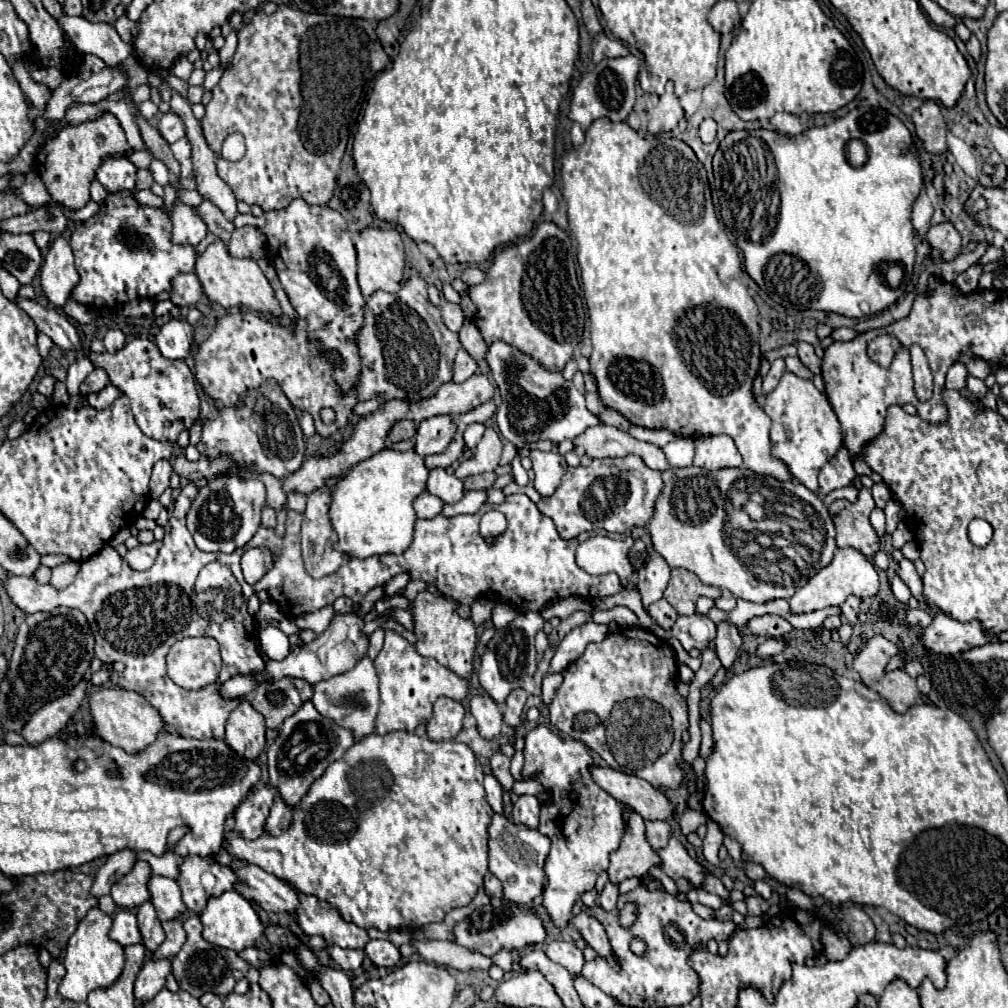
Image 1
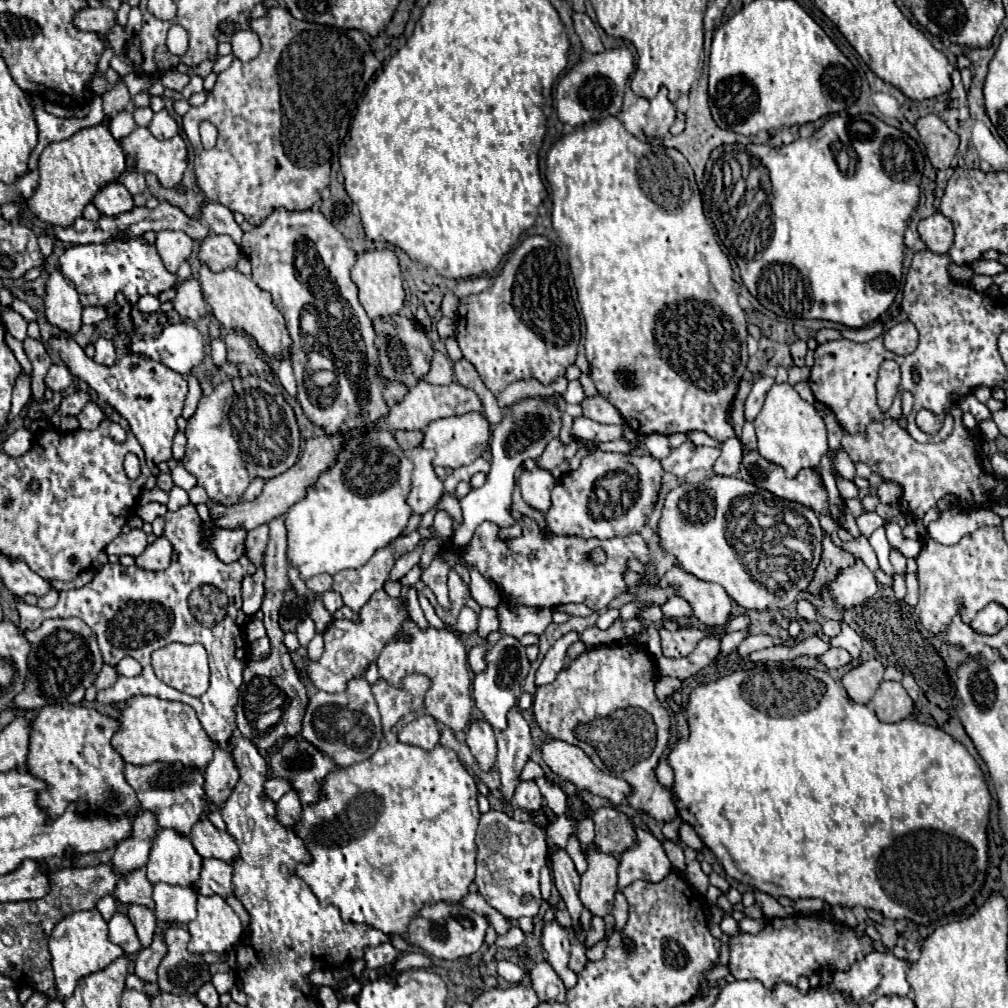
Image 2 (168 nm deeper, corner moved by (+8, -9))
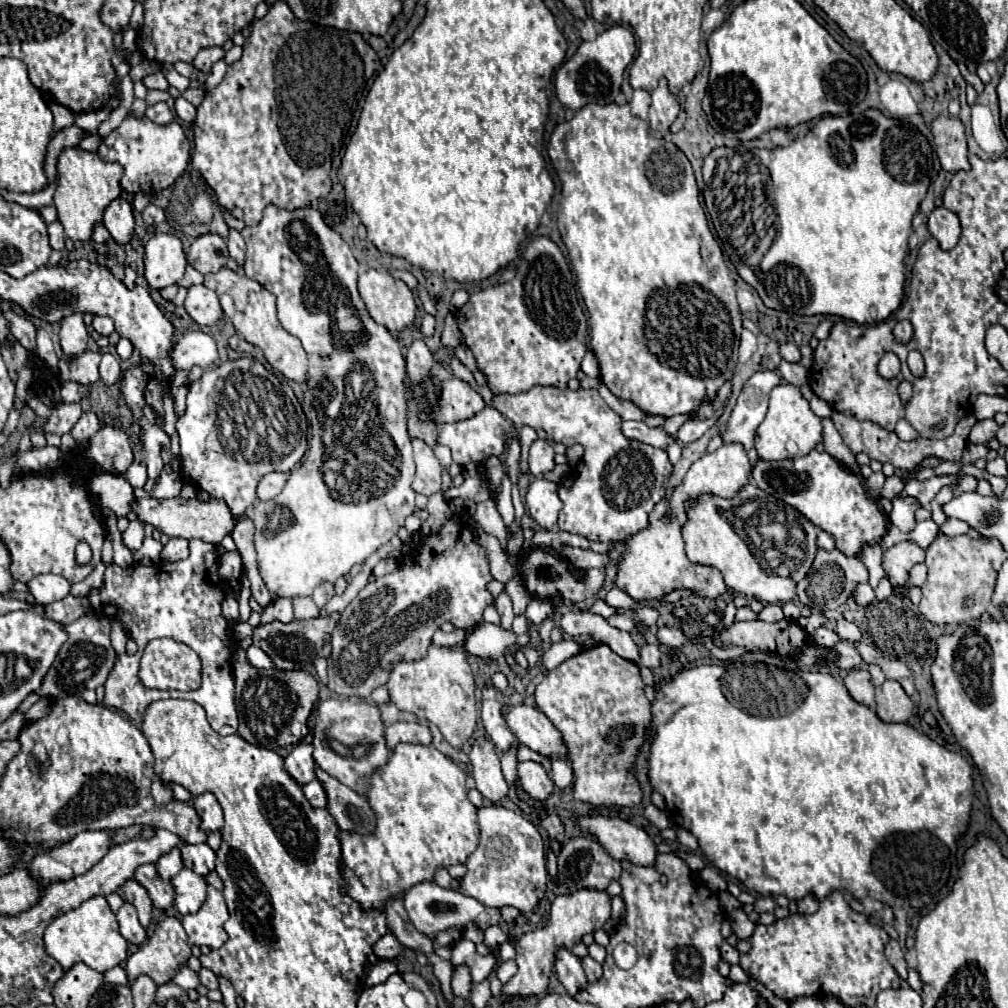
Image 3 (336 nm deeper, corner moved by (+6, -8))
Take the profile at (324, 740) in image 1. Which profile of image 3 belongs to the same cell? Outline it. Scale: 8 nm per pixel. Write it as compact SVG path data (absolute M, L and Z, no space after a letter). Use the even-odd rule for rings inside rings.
M318 767L316 779L322 783L326 791L328 797L326 809L330 811L340 829L354 829L360 833L370 833L374 829L374 817L364 797L360 797L356 791L342 785L338 779L334 779L332 775L324 773Z

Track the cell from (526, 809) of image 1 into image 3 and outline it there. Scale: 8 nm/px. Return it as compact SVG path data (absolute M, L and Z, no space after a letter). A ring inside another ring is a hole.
M524 761L518 763L518 777L520 785L534 797L534 799L548 799L548 795L554 791L554 785L548 777L548 773L542 769L540 763L534 761Z

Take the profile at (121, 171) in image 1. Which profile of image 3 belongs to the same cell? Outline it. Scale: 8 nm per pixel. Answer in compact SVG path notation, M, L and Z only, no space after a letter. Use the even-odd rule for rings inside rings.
M124 197L114 199L114 203L110 203L110 207L106 207L106 211L104 211L104 225L116 243L120 243L120 245L128 243L132 239L132 231L134 231L132 205Z

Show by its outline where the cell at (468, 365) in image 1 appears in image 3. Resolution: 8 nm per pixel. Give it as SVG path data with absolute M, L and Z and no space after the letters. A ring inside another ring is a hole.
M414 341L406 355L406 373L412 381L422 383L422 379L430 379L432 369L440 367L442 363L434 357L434 353L426 347L424 341Z

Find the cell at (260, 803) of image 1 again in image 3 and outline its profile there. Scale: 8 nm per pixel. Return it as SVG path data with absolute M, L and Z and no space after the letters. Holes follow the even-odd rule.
M300 743L296 749L284 759L284 767L290 773L290 777L304 785L314 779L314 759L312 759L312 745Z

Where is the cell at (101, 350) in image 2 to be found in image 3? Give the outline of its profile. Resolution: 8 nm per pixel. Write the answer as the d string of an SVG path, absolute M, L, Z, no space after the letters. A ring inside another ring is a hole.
M104 353L102 361L100 361L100 379L106 385L112 385L112 383L118 383L120 375L122 375L122 369L120 369L118 359L114 355L110 355L110 353Z

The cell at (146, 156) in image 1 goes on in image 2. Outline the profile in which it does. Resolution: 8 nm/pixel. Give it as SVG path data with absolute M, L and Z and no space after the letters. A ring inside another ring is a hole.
M126 170L120 177L120 182L127 188L132 196L143 193L147 188L144 175L137 172Z

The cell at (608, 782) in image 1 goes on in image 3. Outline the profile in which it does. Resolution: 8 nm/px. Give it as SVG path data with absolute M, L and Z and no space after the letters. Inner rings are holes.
M504 705L506 721L512 733L518 737L520 743L528 745L532 751L556 759L562 757L568 761L566 743L562 743L562 733L540 713L536 707L528 705Z

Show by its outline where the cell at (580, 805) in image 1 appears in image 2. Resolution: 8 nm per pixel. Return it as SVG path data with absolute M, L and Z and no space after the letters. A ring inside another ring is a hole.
M546 922L544 932L542 932L542 946L546 950L546 960L554 968L554 972L560 976L566 988L576 986L576 974L570 970L568 960L570 960L570 936L560 928L560 924Z

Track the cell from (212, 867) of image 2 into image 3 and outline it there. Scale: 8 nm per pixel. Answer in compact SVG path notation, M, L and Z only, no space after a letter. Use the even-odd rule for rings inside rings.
M182 845L182 857L184 857L184 865L188 869L192 869L194 873L208 877L210 871L216 869L216 853L206 845Z

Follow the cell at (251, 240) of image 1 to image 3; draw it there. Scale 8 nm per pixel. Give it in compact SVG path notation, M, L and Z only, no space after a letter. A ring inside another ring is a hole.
M200 235L194 239L188 251L188 263L200 273L216 273L226 267L230 255L226 251L226 241L220 235Z

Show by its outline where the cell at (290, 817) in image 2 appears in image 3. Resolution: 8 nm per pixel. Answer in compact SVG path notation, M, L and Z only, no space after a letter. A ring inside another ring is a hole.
M316 779L310 781L310 783L306 783L302 787L302 791L304 791L304 795L306 795L306 799L310 801L312 807L326 807L326 793L324 793L322 785Z

